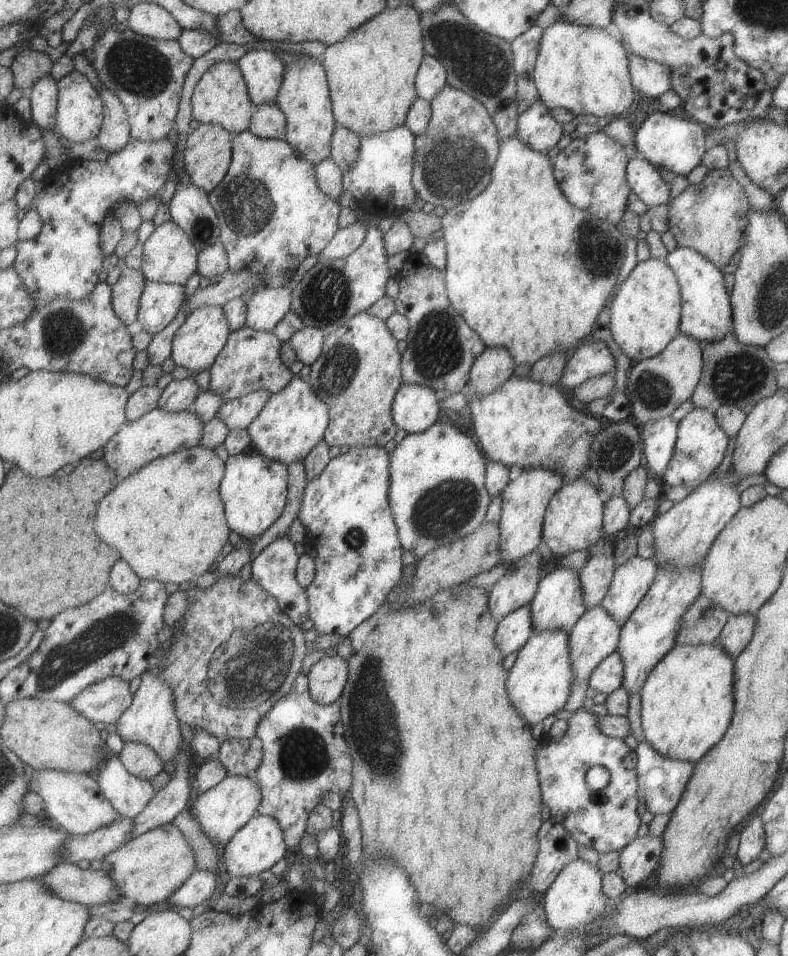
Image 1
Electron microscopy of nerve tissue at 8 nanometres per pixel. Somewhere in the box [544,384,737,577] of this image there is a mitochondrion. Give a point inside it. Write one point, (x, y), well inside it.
(615, 451)

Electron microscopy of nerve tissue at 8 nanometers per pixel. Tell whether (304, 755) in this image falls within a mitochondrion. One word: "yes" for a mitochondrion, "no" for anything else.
yes

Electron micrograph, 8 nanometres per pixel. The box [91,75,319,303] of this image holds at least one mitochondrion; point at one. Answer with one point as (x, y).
(249, 207)

